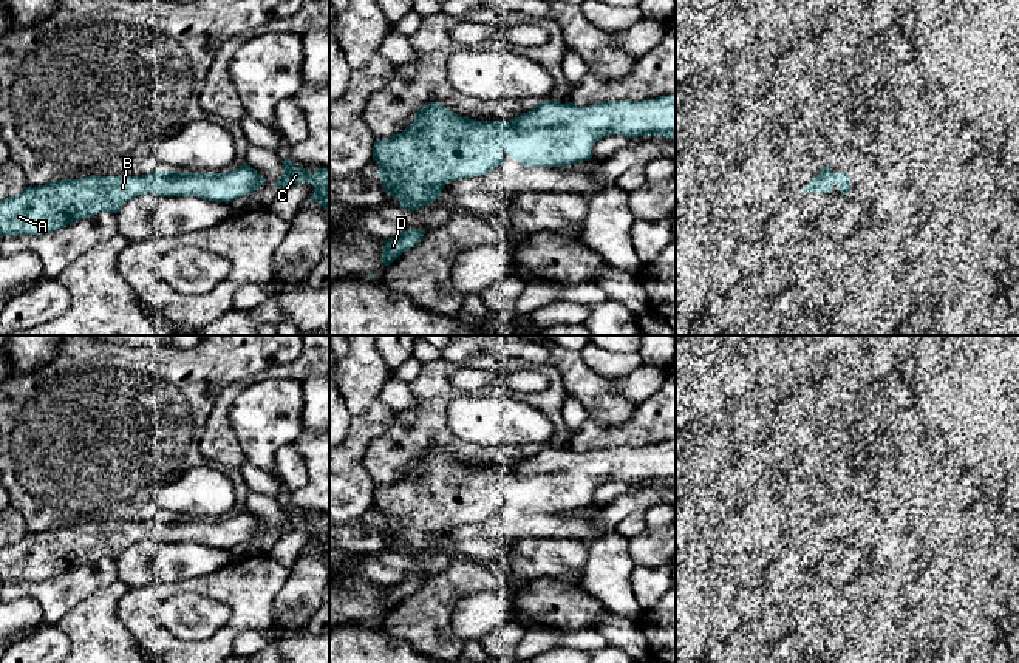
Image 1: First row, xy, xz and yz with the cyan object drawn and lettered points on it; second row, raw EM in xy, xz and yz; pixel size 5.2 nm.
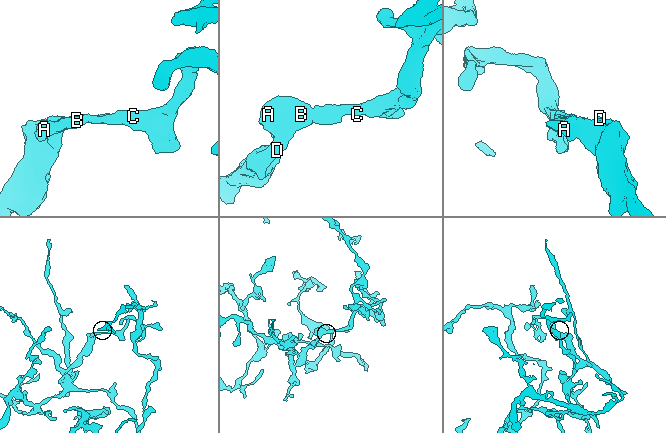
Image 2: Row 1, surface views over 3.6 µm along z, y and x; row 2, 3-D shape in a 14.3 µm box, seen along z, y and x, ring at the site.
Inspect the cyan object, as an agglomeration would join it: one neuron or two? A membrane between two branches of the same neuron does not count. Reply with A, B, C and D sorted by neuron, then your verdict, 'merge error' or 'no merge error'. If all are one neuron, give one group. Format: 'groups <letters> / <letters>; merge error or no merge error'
groups A B C D; no merge error

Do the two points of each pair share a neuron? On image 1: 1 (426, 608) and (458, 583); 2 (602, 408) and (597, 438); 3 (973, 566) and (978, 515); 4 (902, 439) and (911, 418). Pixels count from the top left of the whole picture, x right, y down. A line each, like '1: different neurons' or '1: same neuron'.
1: same neuron
2: different neurons
3: same neuron
4: same neuron

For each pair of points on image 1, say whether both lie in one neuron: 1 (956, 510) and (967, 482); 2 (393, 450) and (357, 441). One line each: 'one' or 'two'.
1: one
2: two

